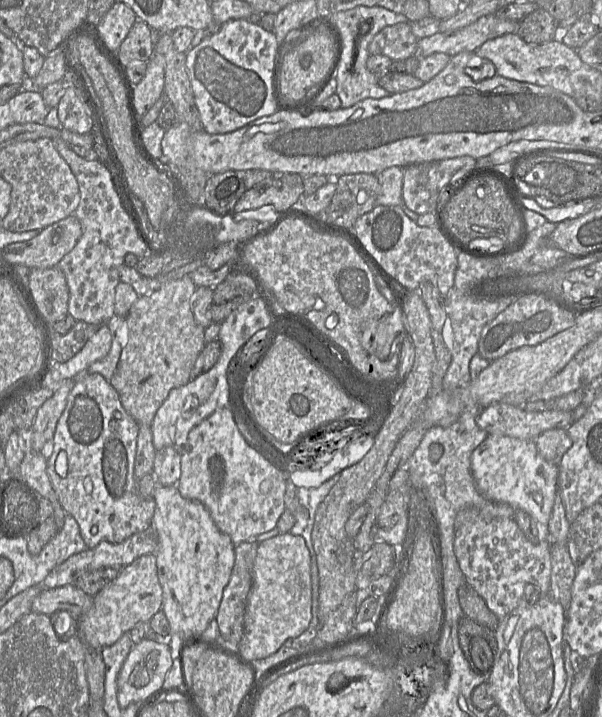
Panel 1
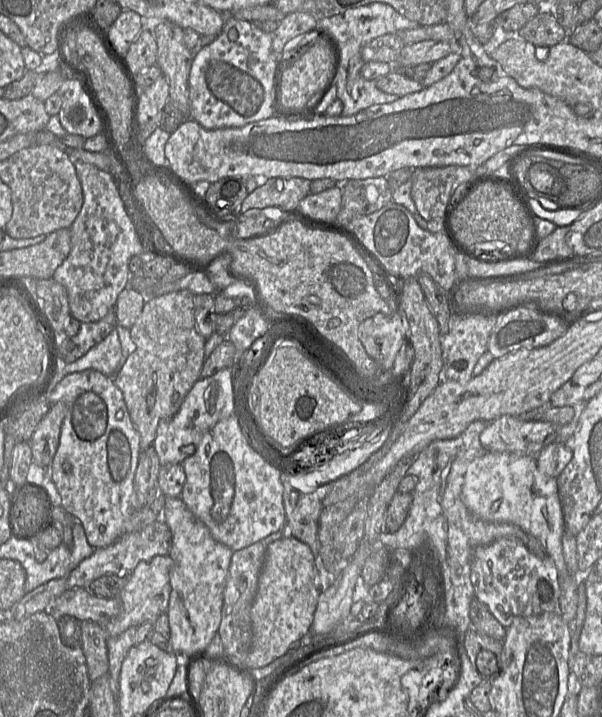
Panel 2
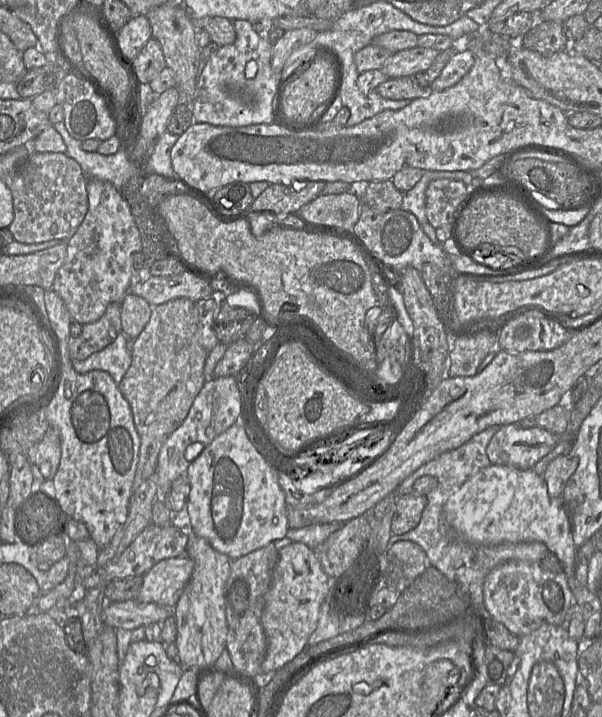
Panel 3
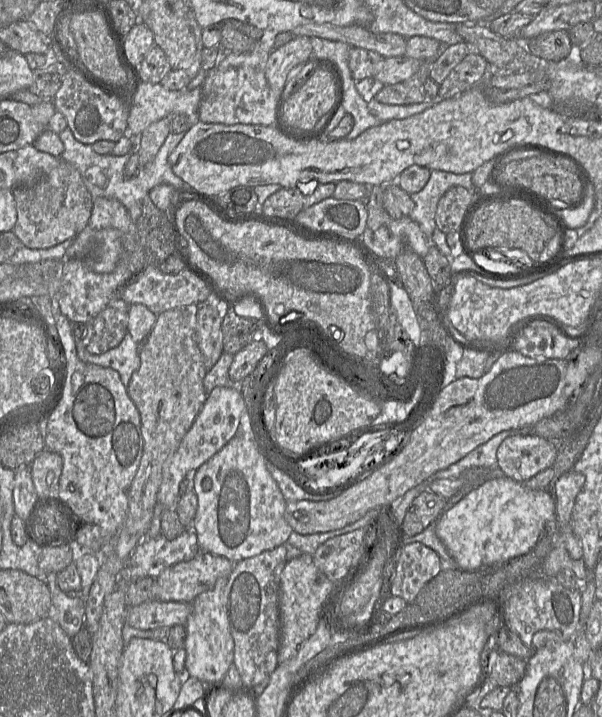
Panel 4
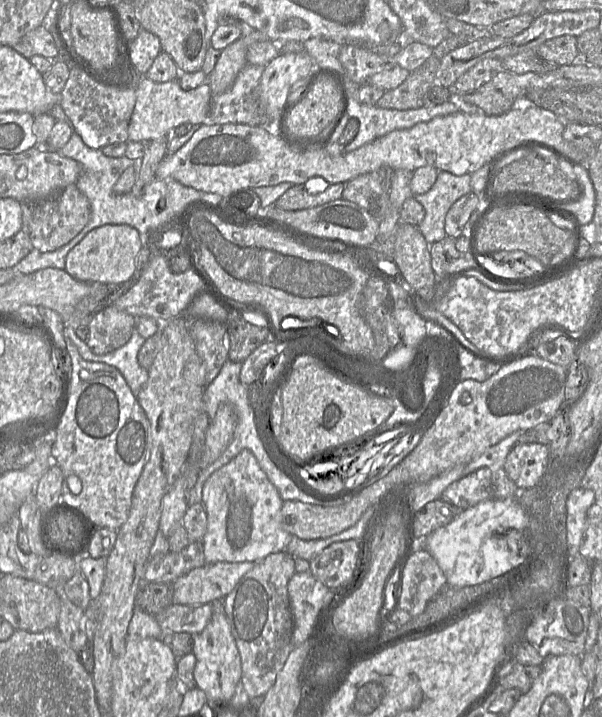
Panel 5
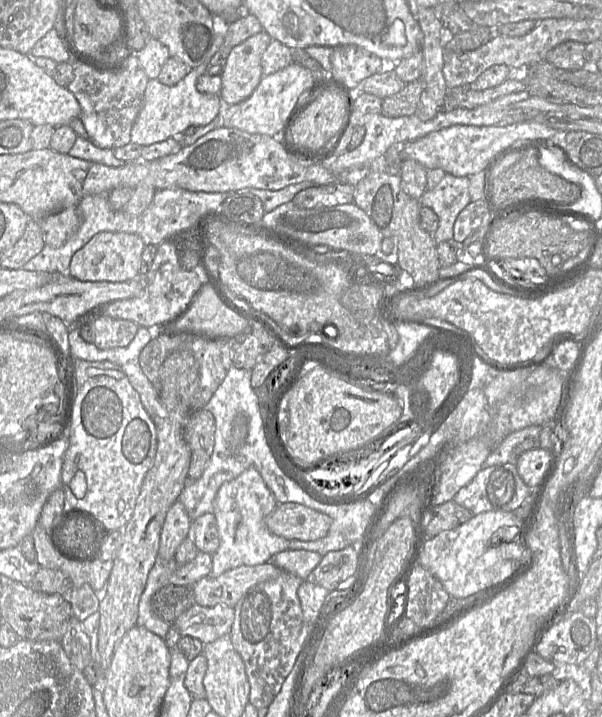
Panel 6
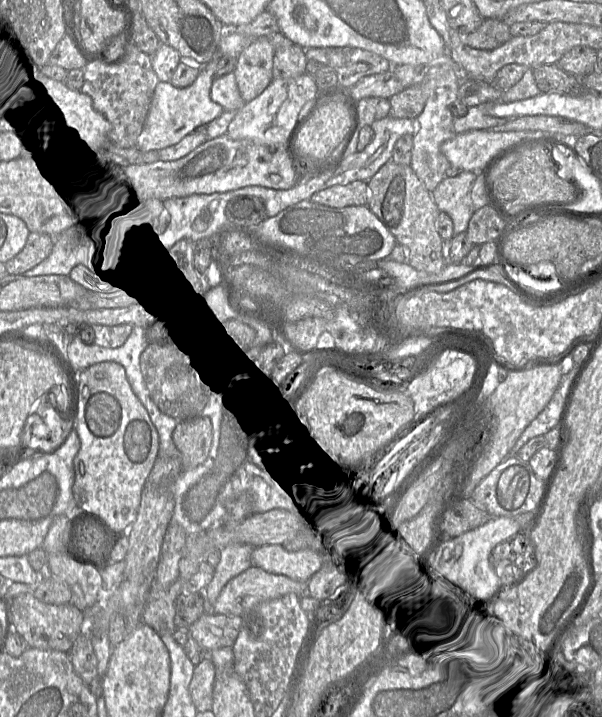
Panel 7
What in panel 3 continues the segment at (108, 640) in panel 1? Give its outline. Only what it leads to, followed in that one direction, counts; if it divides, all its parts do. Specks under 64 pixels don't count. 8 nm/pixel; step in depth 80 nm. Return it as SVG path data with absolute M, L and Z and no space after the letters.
M187 556L158 562L142 576L143 583L136 600L141 603L174 607L193 569L194 561Z

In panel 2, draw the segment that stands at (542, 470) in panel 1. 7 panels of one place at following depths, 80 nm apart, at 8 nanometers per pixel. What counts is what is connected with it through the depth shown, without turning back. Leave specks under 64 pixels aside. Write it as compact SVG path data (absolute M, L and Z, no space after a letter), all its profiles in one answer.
M486 451L468 466L461 498L466 507L481 520L511 523L541 540L558 569L559 581L571 573L562 550L562 536L566 528L557 478L543 474L535 458Z

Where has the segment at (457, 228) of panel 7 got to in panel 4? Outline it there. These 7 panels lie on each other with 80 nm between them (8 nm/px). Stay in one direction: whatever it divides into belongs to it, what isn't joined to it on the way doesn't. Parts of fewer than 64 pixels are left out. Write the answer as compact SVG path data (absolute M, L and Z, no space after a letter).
M432 170L430 178L423 189L417 193L410 194L415 207L409 217L419 225L426 237L431 237L437 228L435 214L439 200L448 189L455 186L472 190L472 173L455 174Z

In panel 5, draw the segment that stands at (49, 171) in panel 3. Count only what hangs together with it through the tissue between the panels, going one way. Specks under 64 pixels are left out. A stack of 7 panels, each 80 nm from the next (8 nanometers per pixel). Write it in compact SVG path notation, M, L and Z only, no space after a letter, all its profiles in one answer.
M70 184L54 197L31 203L21 203L22 231L30 237L35 249L55 251L70 242L87 225L91 209L87 197L76 184Z

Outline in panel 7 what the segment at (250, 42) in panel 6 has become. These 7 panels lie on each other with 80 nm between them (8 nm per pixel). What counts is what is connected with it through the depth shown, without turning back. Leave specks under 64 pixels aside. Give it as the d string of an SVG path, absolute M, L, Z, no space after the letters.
M258 37L236 59L233 73L245 102L260 95L273 80L274 51L267 37Z

